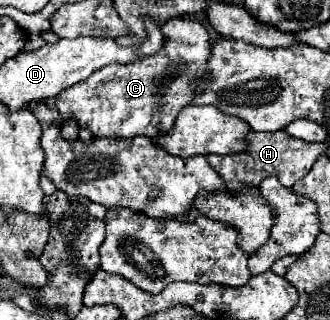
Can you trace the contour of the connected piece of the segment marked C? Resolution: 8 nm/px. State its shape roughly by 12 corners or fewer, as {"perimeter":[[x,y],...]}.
{"perimeter":[[161,27],[155,55],[111,63],[55,101],[95,137],[153,139],[209,79],[207,29]]}

